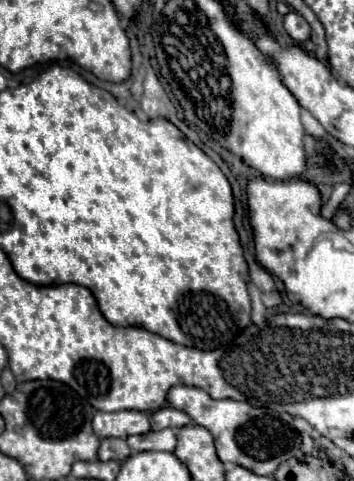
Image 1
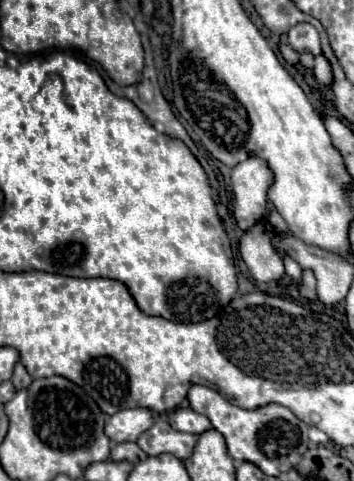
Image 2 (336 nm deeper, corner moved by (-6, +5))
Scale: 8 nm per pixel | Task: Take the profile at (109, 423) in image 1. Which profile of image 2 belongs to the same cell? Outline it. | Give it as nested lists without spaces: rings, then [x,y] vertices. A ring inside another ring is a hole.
[[[130,408],[112,414],[106,422],[106,436],[112,442],[136,442],[142,432],[154,424],[152,412],[146,408]]]

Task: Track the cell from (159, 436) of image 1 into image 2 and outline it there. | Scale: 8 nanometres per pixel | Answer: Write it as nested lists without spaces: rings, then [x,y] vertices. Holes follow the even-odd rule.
[[[158,420],[150,430],[146,430],[146,434],[142,434],[138,438],[138,446],[148,456],[158,456],[158,454],[170,452],[180,460],[186,460],[192,454],[194,444],[196,444],[194,434],[178,432],[164,420]]]

